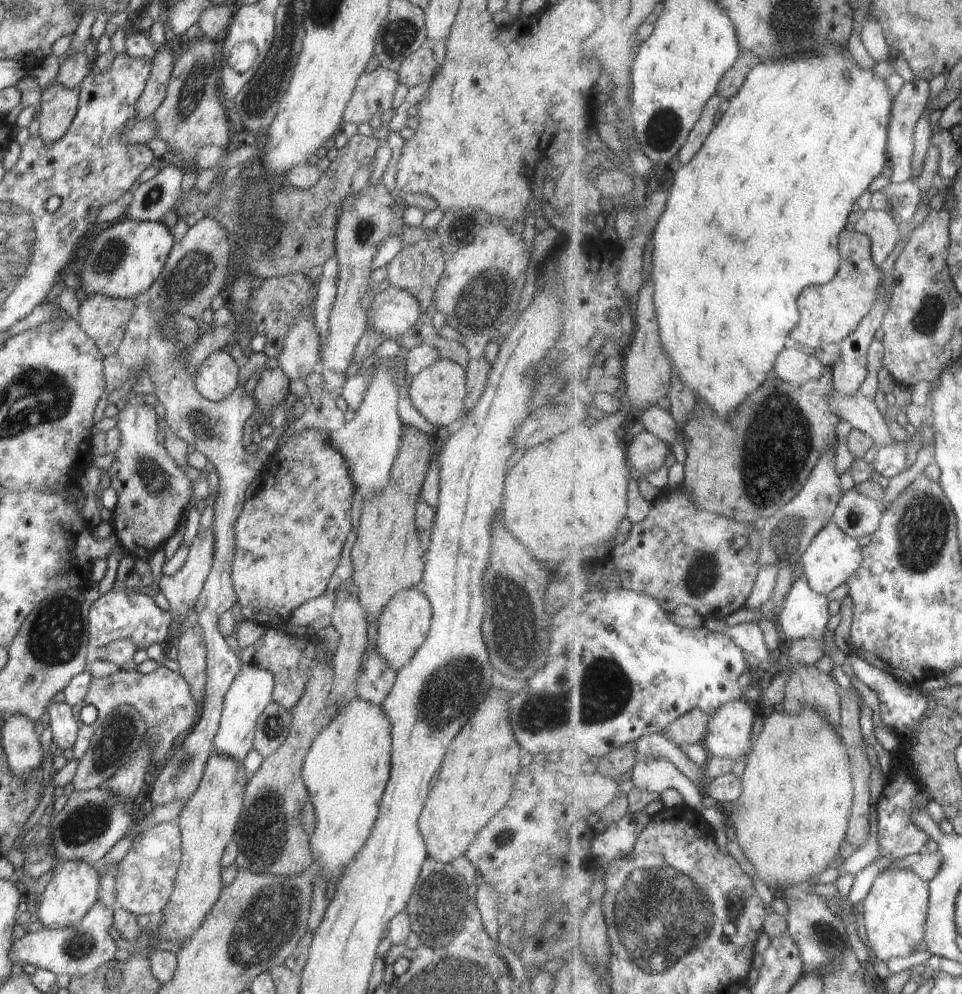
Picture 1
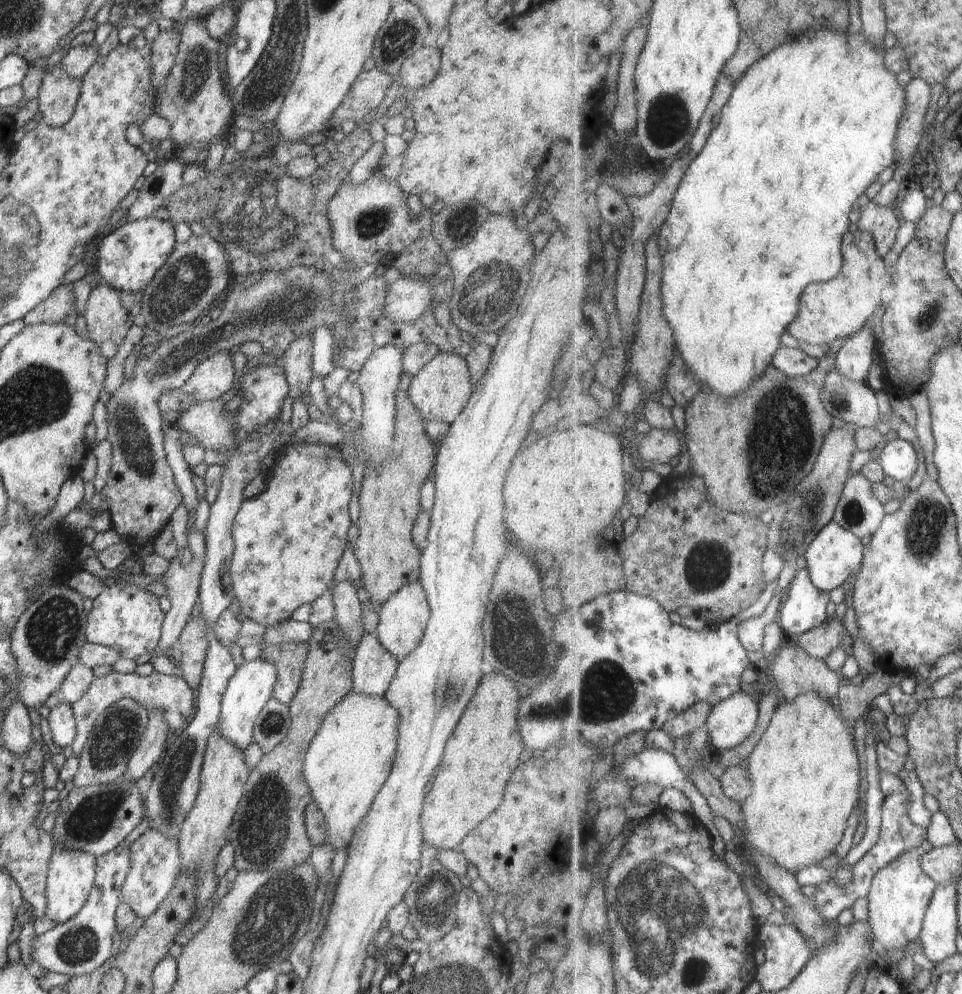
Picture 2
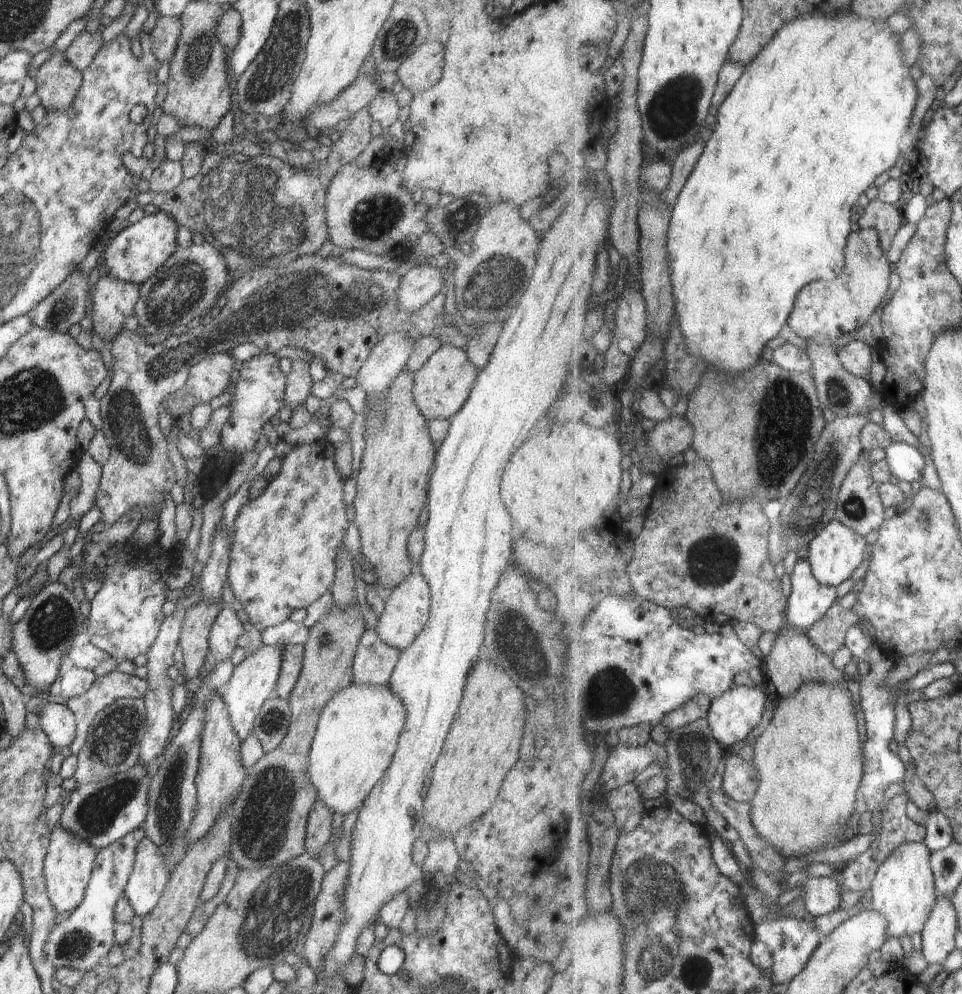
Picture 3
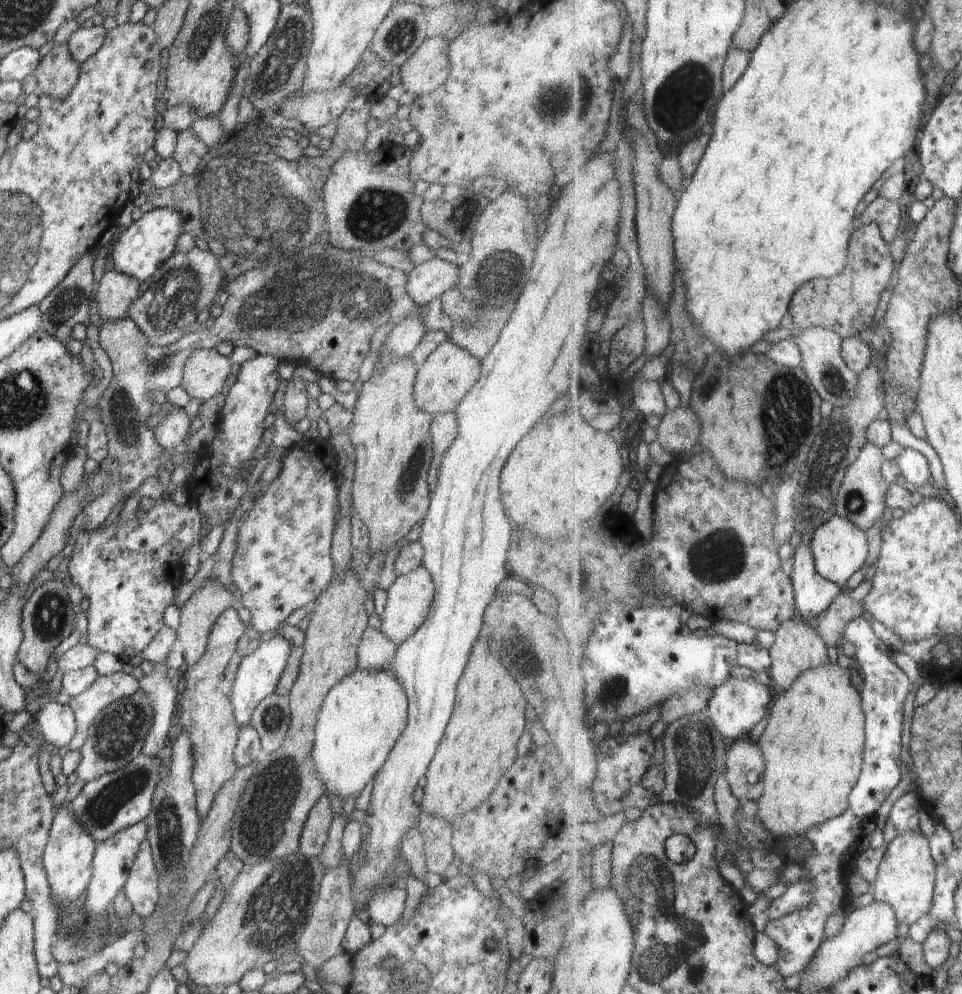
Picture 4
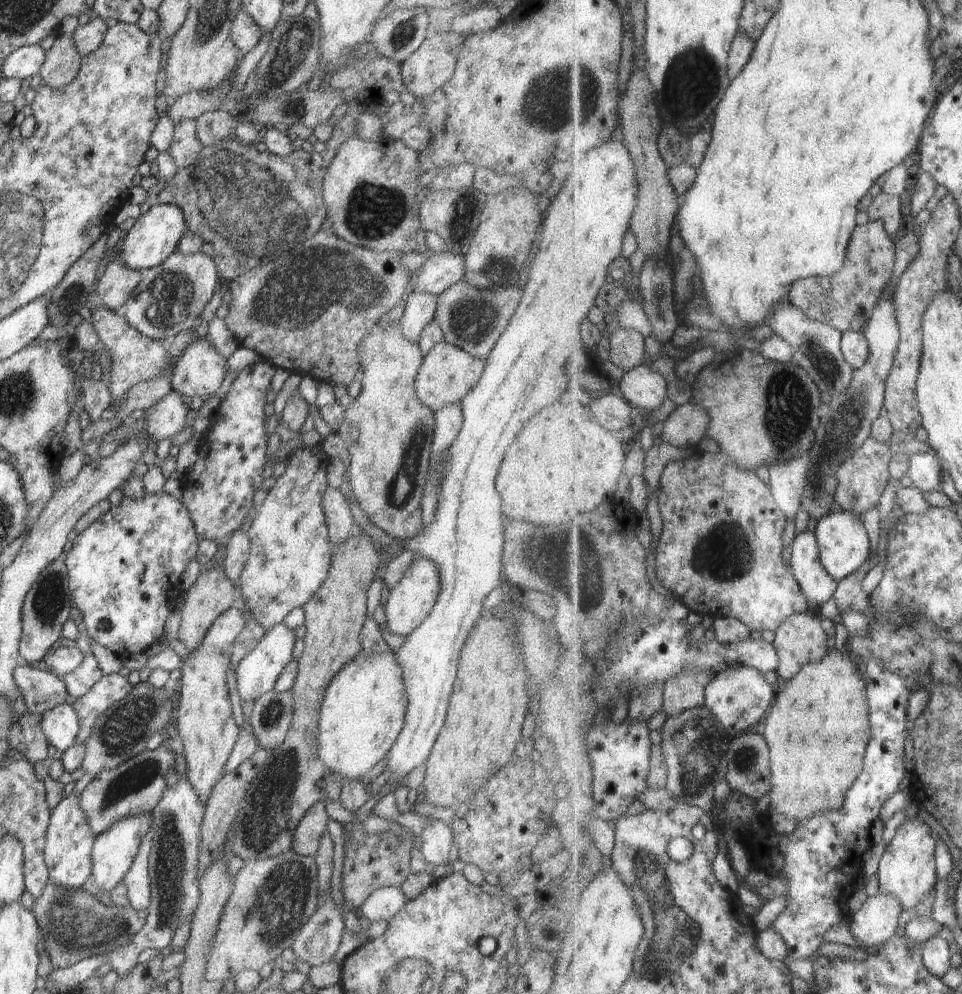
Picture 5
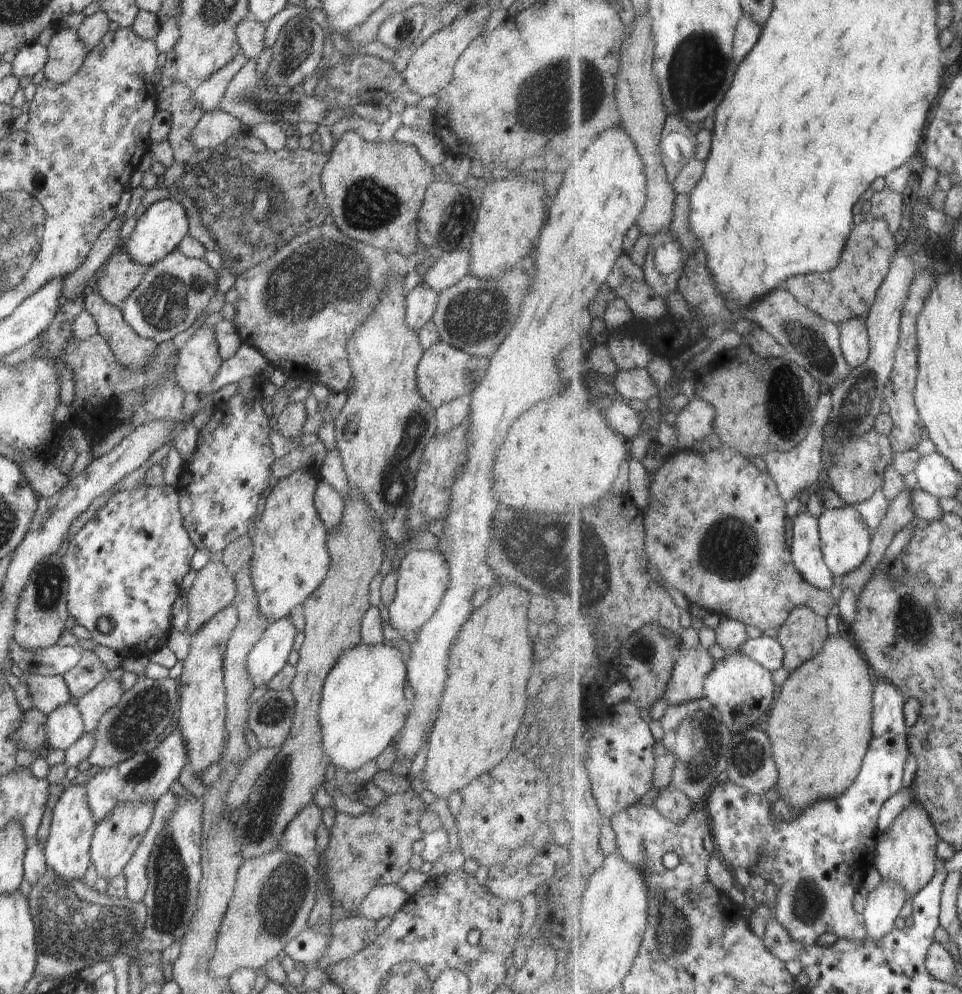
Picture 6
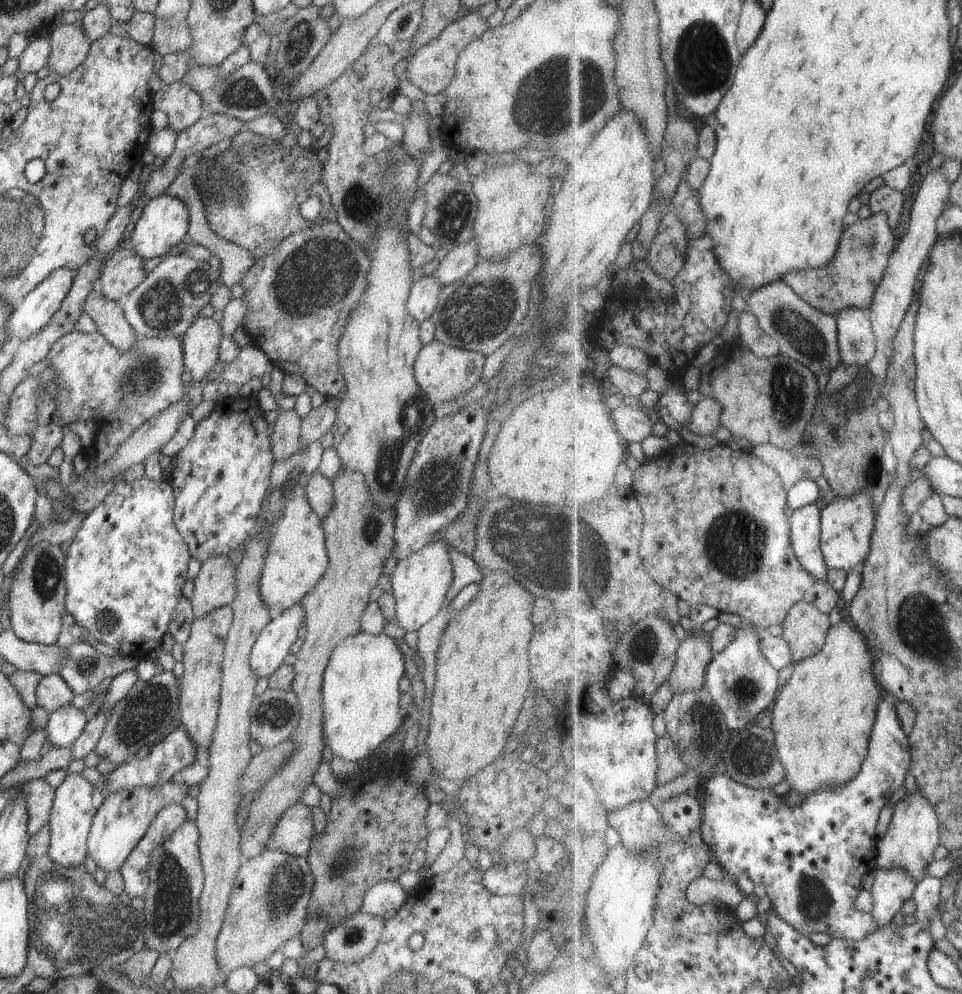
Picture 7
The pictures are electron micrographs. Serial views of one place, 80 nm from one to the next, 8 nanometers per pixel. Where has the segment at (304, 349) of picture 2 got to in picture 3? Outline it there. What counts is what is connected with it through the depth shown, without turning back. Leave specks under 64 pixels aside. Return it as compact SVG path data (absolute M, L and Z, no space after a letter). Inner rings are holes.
M305 360L284 363L287 377L284 402L292 411L298 406L305 406L306 398L311 394L314 382L309 373L309 364Z

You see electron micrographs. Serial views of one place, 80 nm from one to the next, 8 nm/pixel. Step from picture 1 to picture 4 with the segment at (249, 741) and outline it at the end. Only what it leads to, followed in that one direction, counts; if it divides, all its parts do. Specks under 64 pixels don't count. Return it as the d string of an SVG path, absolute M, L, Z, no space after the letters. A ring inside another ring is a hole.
M276 633L270 640L261 641L252 654L242 657L229 695L235 721L239 728L250 723L252 713L258 703L275 692L288 657L291 655L292 646L293 644L283 634Z

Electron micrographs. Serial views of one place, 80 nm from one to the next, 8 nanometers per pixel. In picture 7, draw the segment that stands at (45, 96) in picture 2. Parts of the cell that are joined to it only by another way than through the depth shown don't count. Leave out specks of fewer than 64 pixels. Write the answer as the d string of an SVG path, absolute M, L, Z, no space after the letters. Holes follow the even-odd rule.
M79 23L52 27L49 38L51 55L47 65L50 72L67 75L86 60L91 42Z

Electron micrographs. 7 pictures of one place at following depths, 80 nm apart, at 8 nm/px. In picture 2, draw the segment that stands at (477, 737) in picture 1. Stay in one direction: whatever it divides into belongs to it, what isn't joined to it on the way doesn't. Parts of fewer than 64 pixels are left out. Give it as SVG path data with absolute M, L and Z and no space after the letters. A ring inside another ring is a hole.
M498 672L482 676L480 686L476 688L476 696L468 702L468 708L460 724L454 728L452 738L446 741L442 764L438 766L432 778L421 812L423 840L433 846L437 852L459 848L465 836L500 806L507 782L512 776L512 771L518 766L520 754L524 750L516 722L518 704L520 704L520 694L515 682Z

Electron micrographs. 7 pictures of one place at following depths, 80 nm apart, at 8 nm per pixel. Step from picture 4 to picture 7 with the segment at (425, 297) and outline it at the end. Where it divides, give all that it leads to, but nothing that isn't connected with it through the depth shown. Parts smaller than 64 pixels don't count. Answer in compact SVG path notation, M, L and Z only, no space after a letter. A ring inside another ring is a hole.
M472 239L450 248L449 253L439 261L438 268L432 276L436 277L444 288L466 276L478 262L477 242Z

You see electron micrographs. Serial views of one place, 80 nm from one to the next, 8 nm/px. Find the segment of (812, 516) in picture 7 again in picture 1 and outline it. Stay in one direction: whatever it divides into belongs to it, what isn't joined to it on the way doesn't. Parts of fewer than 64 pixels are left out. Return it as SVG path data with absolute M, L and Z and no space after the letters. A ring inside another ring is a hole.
M807 576L796 579L778 622L788 641L816 637L823 641L830 622L830 600L816 592Z

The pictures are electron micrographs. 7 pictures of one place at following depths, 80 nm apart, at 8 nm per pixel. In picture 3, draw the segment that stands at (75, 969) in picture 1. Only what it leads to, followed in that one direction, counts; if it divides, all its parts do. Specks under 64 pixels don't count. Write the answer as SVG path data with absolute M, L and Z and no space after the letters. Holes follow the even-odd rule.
M140 825L125 834L119 841L97 851L90 882L83 901L75 908L71 916L60 922L50 932L45 951L49 961L57 968L68 967L84 972L108 959L108 952L114 945L114 910L118 899L123 895L135 861L138 843L145 836L144 826Z

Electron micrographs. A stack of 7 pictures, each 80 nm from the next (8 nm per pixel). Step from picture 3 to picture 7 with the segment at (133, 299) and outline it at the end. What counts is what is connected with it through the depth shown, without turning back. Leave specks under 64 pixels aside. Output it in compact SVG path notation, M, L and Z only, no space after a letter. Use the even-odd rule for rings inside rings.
M118 247L103 262L98 289L122 302L165 258L141 259L133 248Z

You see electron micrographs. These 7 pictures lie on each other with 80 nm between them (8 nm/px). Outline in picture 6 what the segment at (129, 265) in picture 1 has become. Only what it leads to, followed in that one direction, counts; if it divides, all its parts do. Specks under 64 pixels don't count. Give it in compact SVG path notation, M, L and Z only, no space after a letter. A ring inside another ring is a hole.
M163 199L150 205L140 218L129 239L125 243L125 251L138 264L151 267L161 261L167 254L179 248L182 239L189 234L189 218L179 201Z

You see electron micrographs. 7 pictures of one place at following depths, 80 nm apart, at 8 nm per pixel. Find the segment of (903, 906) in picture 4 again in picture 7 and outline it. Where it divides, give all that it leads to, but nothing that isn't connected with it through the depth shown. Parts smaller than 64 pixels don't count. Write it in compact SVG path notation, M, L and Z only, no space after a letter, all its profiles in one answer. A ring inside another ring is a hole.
M918 790L907 796L896 805L892 826L888 834L879 843L879 866L907 868L917 880L928 878L928 866L934 862L934 854L941 845L941 822L933 802Z

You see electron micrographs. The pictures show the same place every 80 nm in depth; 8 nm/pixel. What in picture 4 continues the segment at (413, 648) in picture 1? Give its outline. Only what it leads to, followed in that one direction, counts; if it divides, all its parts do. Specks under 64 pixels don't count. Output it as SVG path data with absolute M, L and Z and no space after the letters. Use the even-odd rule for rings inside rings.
M422 564L418 568L413 568L408 574L399 576L388 588L386 606L381 615L382 627L380 631L387 639L399 646L422 626L428 616L434 595L434 583Z

